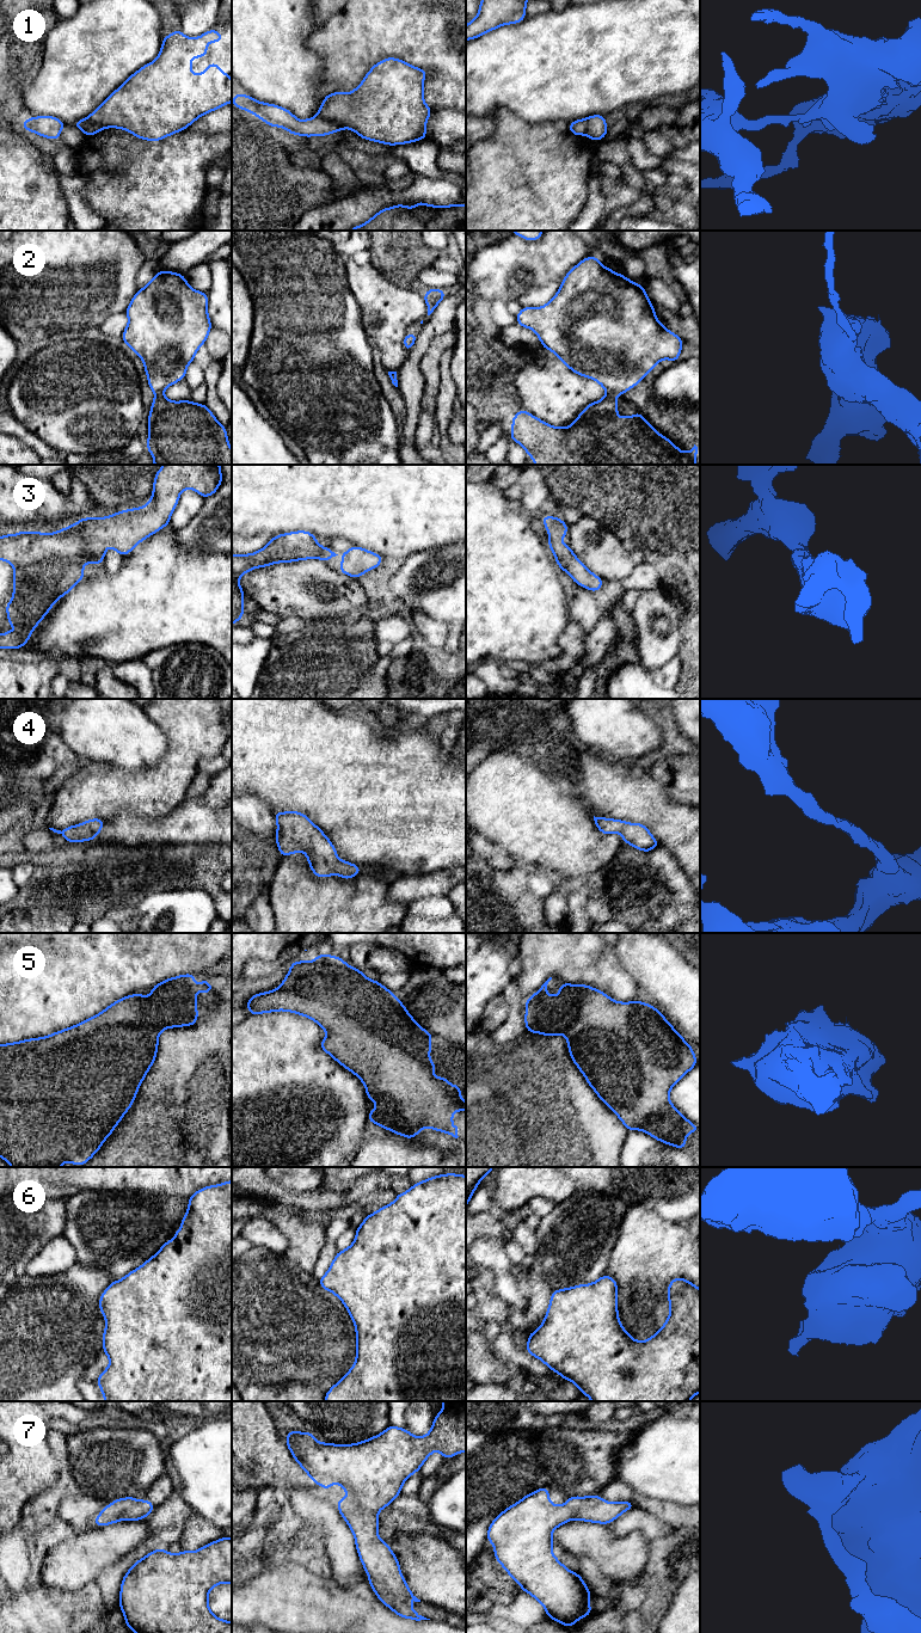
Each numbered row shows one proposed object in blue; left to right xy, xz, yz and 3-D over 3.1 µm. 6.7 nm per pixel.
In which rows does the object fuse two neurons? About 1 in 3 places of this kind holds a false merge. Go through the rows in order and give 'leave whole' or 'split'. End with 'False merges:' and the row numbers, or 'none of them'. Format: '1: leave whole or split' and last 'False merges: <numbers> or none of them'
1: split
2: split
3: leave whole
4: leave whole
5: leave whole
6: leave whole
7: leave whole
False merges: 1, 2

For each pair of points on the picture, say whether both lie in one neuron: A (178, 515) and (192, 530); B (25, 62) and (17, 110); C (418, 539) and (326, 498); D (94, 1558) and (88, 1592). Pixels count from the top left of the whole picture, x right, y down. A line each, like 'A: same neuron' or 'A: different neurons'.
A: different neurons
B: same neuron
C: same neuron
D: different neurons

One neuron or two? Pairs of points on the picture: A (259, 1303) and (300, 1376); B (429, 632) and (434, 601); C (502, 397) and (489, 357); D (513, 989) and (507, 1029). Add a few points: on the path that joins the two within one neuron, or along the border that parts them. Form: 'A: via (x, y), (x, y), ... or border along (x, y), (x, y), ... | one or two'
A: via (262, 1321), (283, 1343), (283, 1358) | one
B: border along (413, 613), (425, 613), (448, 626) | two
C: via (492, 387), (489, 384), (489, 367) | one
D: via (514, 999), (514, 1019) | one

